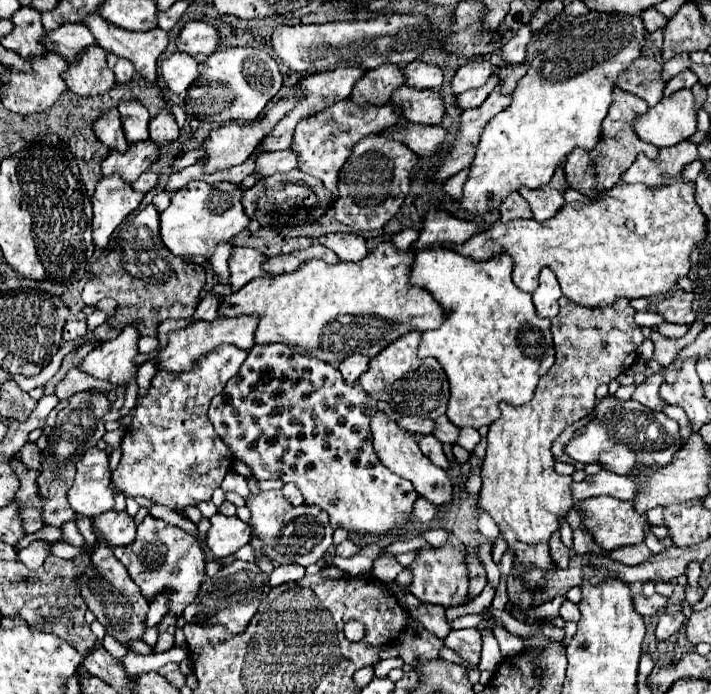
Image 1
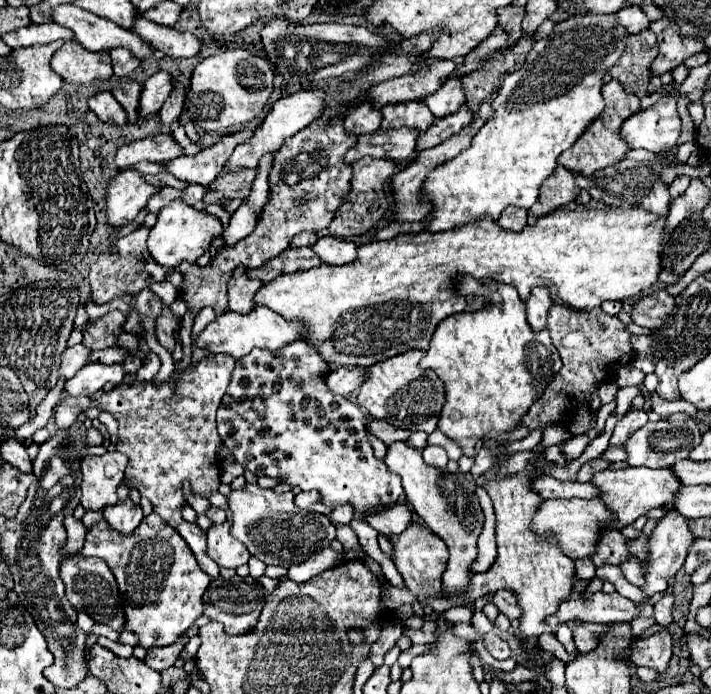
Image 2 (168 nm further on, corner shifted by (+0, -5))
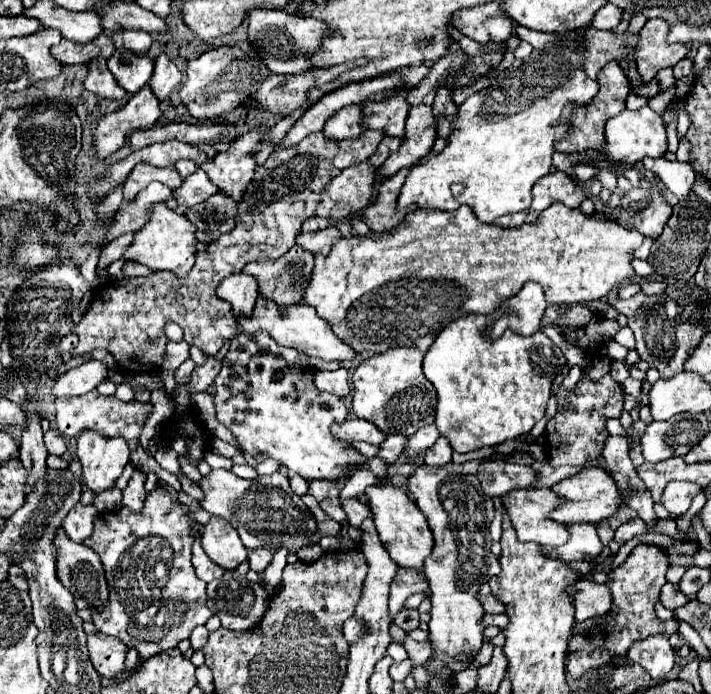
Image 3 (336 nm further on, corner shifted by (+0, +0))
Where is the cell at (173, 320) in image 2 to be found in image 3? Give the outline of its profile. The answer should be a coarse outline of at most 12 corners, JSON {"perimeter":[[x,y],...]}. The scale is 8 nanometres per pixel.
{"perimeter":[[187,342],[167,344],[167,362],[159,372],[167,396],[175,392],[173,374],[189,358]]}

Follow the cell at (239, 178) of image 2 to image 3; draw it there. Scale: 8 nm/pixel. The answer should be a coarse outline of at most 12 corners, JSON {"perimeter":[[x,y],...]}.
{"perimeter":[[203,170],[187,176],[173,198],[179,206],[195,206],[217,194]]}

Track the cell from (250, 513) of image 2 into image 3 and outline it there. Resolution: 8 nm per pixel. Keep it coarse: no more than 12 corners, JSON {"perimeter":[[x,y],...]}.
{"perimeter":[[281,472],[201,476],[201,508],[247,550],[309,546],[315,518]]}

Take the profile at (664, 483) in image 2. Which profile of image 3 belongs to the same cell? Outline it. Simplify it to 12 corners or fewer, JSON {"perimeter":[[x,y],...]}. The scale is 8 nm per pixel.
{"perimeter":[[583,468],[551,490],[559,524],[597,524],[623,504],[603,468]]}

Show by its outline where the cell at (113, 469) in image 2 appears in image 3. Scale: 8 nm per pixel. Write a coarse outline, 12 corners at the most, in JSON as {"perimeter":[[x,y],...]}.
{"perimeter":[[77,438],[83,480],[113,488],[129,462],[123,438]]}

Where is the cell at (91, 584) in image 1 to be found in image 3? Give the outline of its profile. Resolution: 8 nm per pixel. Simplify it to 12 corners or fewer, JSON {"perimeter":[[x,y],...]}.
{"perimeter":[[57,530],[57,578],[89,606],[109,590],[99,556]]}

